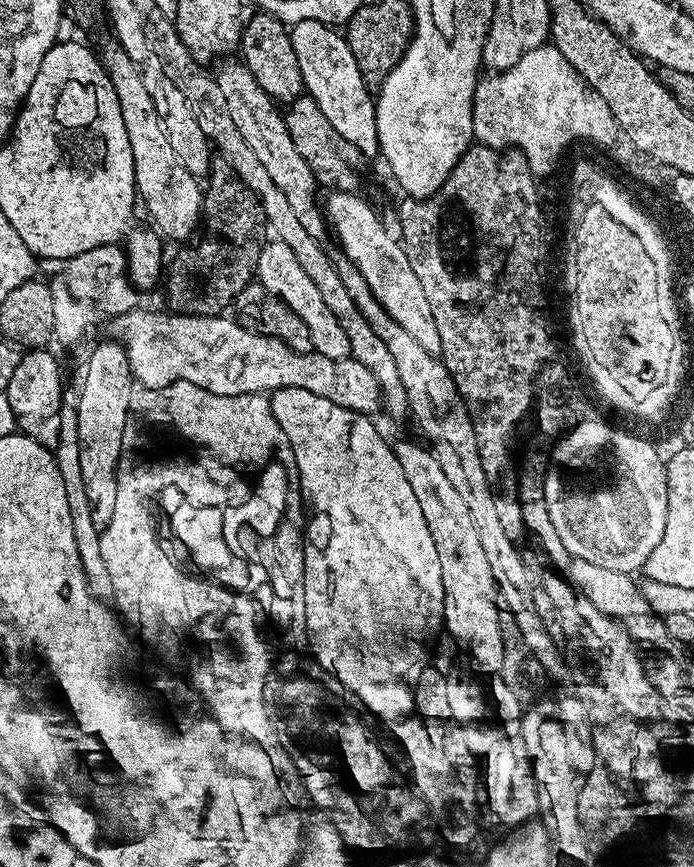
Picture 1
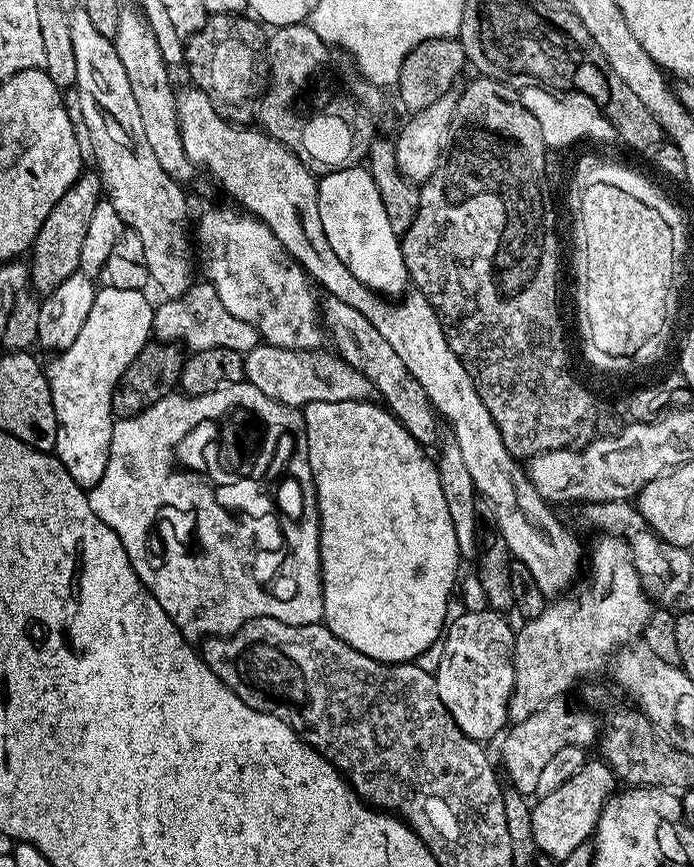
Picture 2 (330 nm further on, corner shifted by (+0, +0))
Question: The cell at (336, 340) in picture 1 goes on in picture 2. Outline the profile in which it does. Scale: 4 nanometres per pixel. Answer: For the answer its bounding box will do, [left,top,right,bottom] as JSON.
[152,283,262,354]

